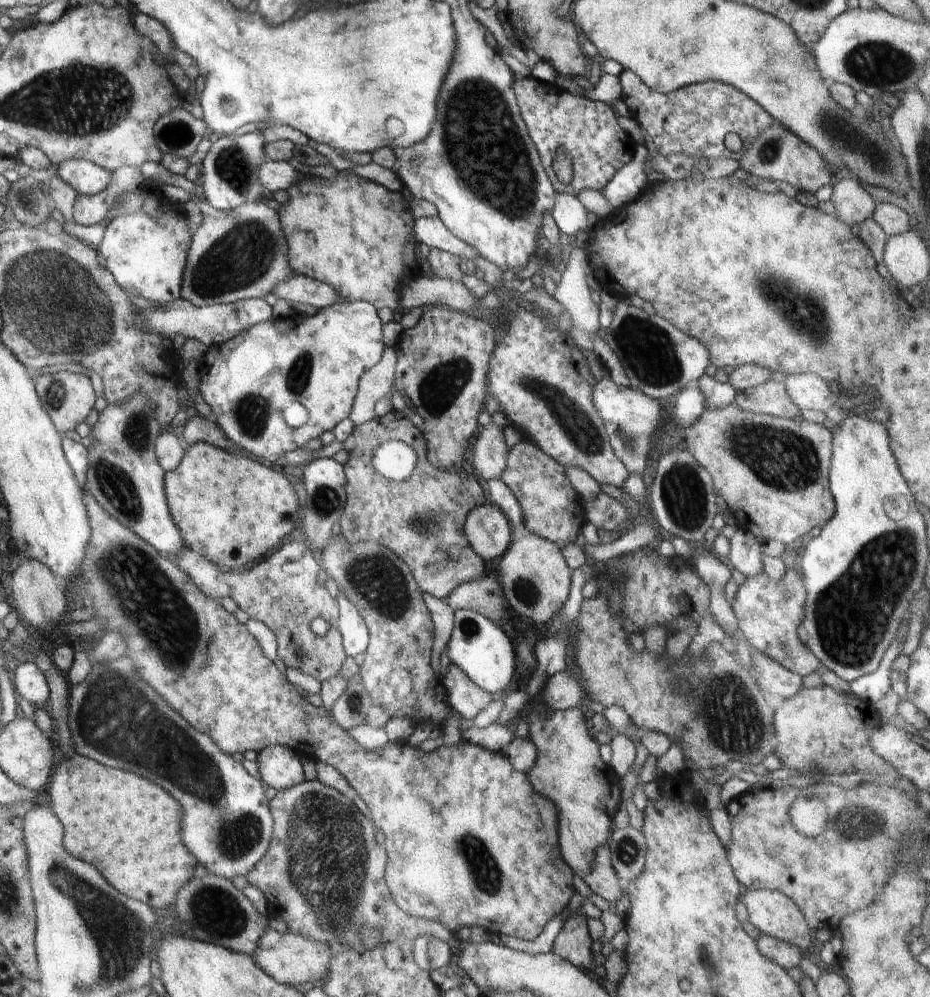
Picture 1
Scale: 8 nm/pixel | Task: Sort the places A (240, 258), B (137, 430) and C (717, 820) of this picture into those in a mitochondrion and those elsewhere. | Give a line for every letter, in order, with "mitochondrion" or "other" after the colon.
A: mitochondrion
B: mitochondrion
C: other

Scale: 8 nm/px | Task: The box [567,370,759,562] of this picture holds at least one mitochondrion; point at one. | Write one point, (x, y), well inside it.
(683, 490)

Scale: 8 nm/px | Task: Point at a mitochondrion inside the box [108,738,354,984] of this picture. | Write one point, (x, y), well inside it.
(215, 912)

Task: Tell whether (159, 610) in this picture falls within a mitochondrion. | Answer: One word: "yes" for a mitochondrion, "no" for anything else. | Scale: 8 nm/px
yes

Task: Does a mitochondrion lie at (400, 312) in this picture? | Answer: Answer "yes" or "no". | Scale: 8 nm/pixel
no

